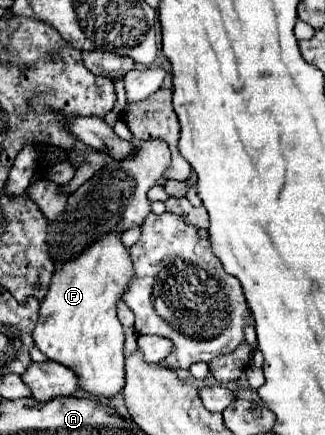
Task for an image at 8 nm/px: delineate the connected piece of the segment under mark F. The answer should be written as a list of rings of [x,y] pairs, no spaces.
[[[105,235],[105,239],[99,239],[93,243],[93,247],[87,247],[77,259],[69,259],[69,263],[61,263],[59,269],[55,269],[51,287],[41,301],[39,321],[33,329],[35,345],[41,349],[41,353],[47,355],[47,359],[57,361],[69,369],[73,369],[79,375],[81,389],[89,391],[91,395],[101,397],[113,397],[121,391],[125,385],[125,371],[123,371],[123,343],[125,343],[125,329],[117,319],[117,301],[125,293],[125,287],[133,281],[133,263],[129,259],[129,247],[123,245],[121,235]]]

